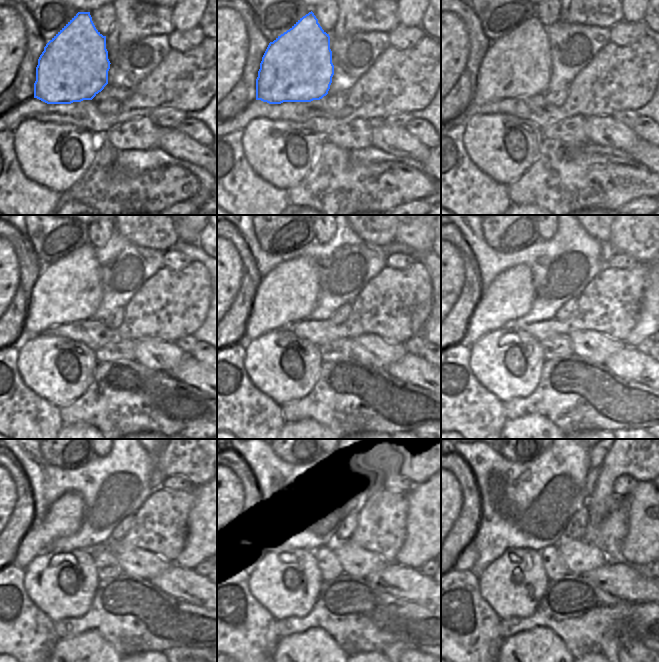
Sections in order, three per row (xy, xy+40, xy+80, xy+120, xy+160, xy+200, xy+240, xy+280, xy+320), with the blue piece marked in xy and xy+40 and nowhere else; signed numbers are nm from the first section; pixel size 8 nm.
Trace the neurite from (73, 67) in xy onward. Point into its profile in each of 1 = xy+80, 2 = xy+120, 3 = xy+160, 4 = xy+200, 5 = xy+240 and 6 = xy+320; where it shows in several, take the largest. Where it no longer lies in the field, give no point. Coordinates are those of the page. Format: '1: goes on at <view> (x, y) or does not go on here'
1: goes on at xy+80 (518, 64)
2: goes on at xy+120 (68, 290)
3: goes on at xy+160 (287, 294)
4: goes on at xy+200 (509, 297)
5: goes on at xy+240 (63, 518)
6: goes on at xy+320 (466, 560)

